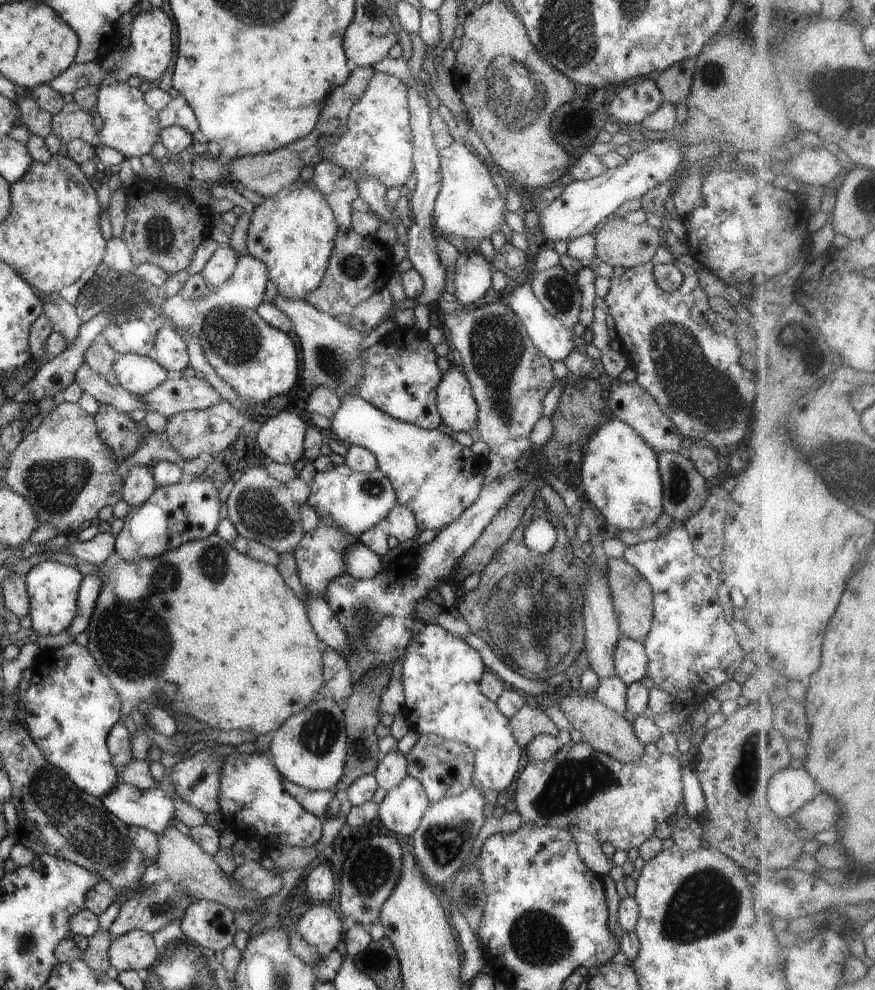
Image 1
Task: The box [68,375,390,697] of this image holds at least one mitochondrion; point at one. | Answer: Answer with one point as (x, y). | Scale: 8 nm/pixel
(133, 638)

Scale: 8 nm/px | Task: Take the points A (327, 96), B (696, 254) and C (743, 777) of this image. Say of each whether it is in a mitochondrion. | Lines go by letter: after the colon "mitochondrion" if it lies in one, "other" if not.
A: other
B: other
C: mitochondrion

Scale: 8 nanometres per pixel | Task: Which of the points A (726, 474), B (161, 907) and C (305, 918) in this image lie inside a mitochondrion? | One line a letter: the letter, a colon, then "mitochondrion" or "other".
A: other
B: mitochondrion
C: other

